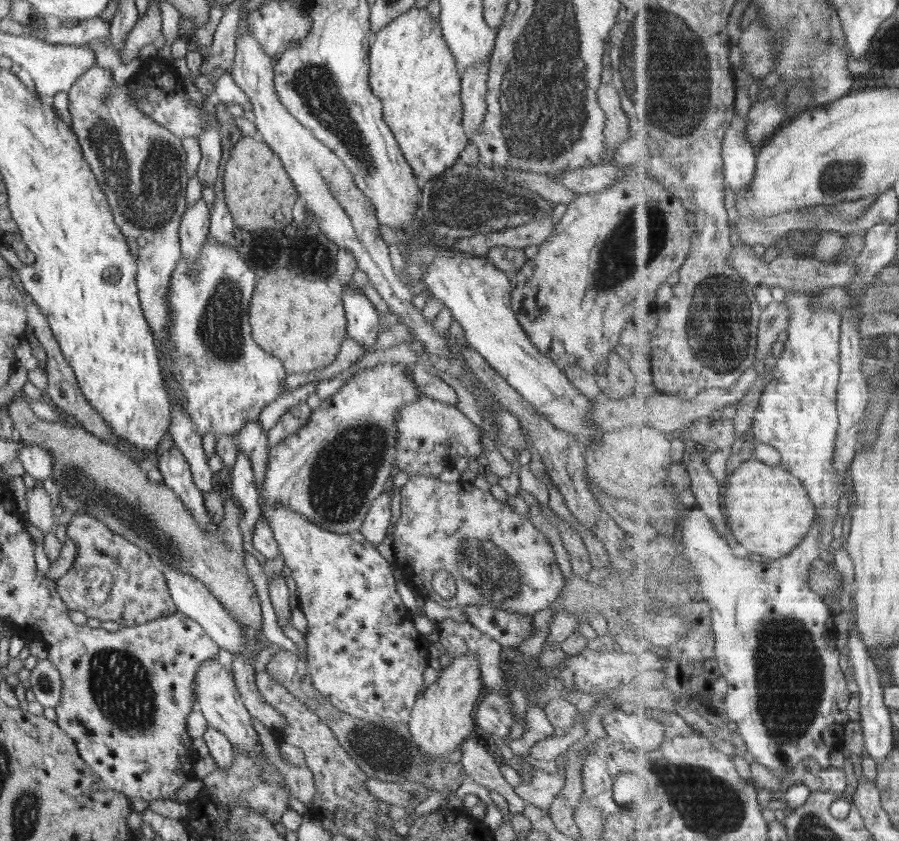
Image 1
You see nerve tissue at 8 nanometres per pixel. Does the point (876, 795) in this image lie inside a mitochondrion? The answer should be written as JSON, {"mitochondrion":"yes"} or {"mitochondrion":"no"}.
{"mitochondrion":"no"}

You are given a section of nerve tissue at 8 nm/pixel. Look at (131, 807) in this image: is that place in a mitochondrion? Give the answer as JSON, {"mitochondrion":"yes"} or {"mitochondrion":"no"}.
{"mitochondrion":"no"}

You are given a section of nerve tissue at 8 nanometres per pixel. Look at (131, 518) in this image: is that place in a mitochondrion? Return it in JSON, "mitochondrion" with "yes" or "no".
{"mitochondrion":"yes"}

